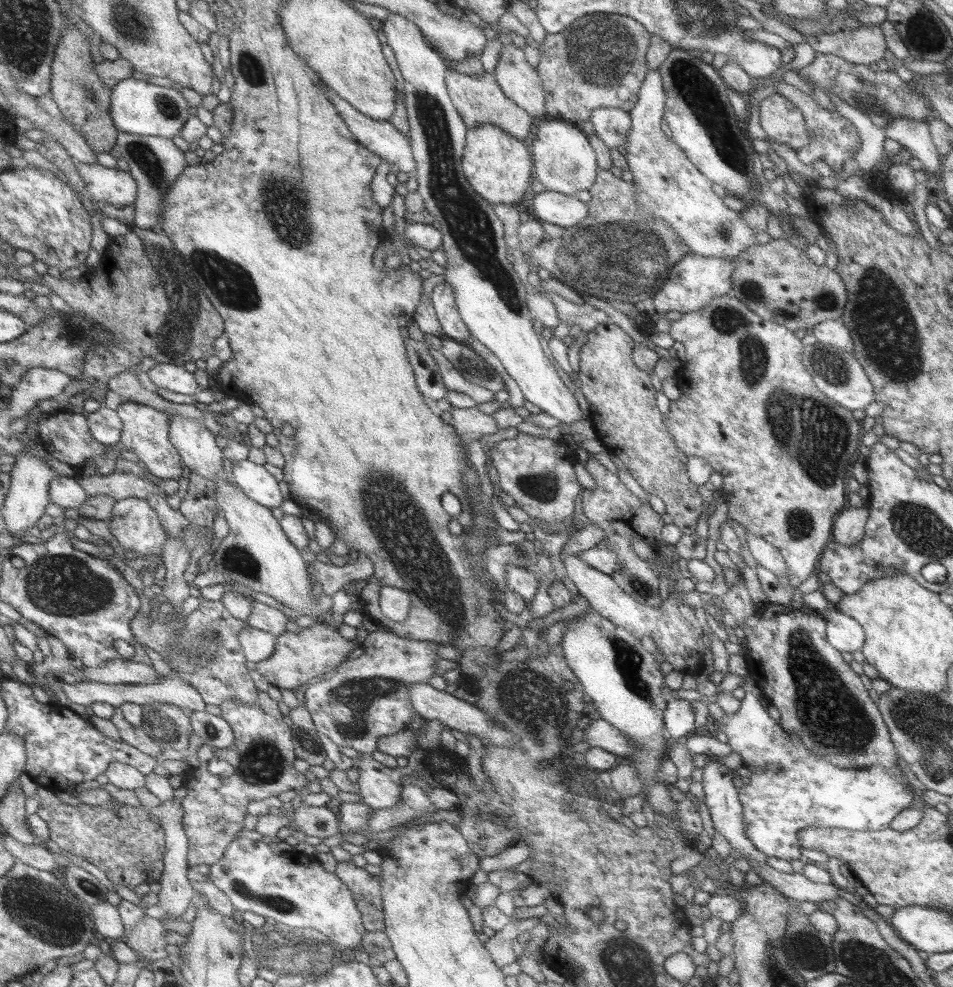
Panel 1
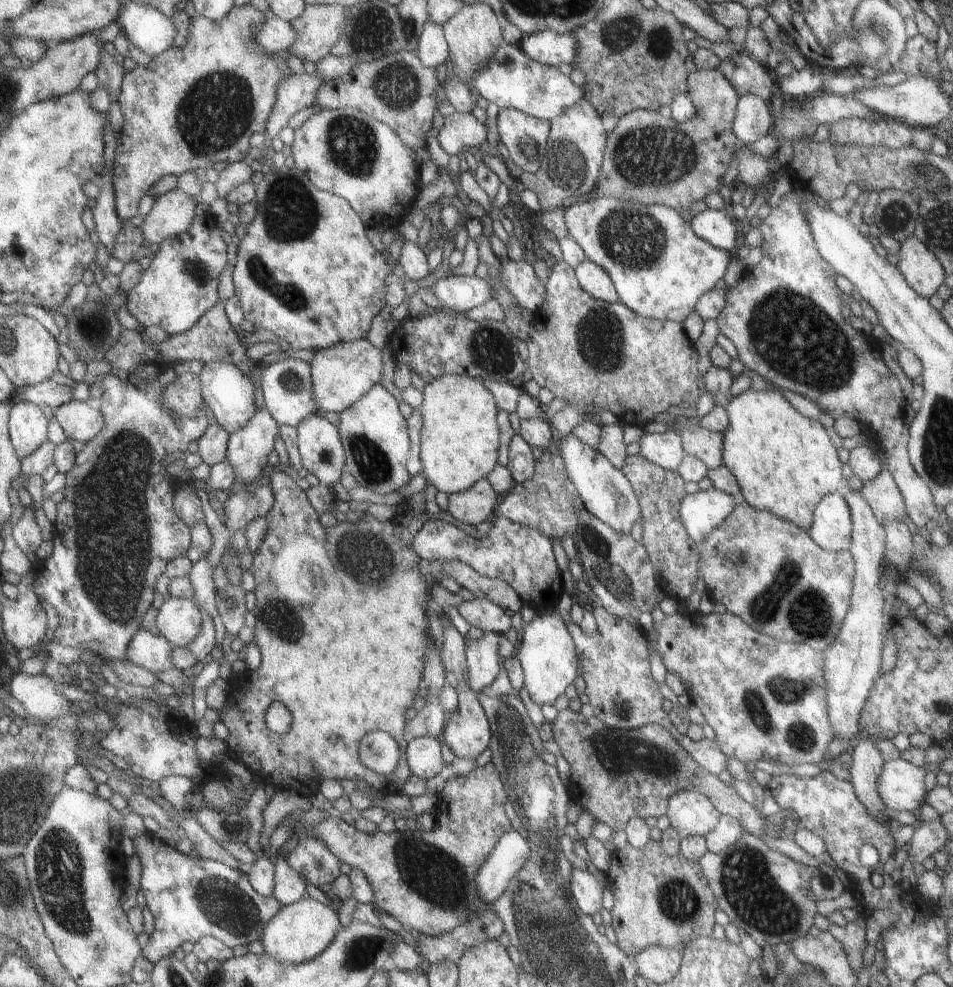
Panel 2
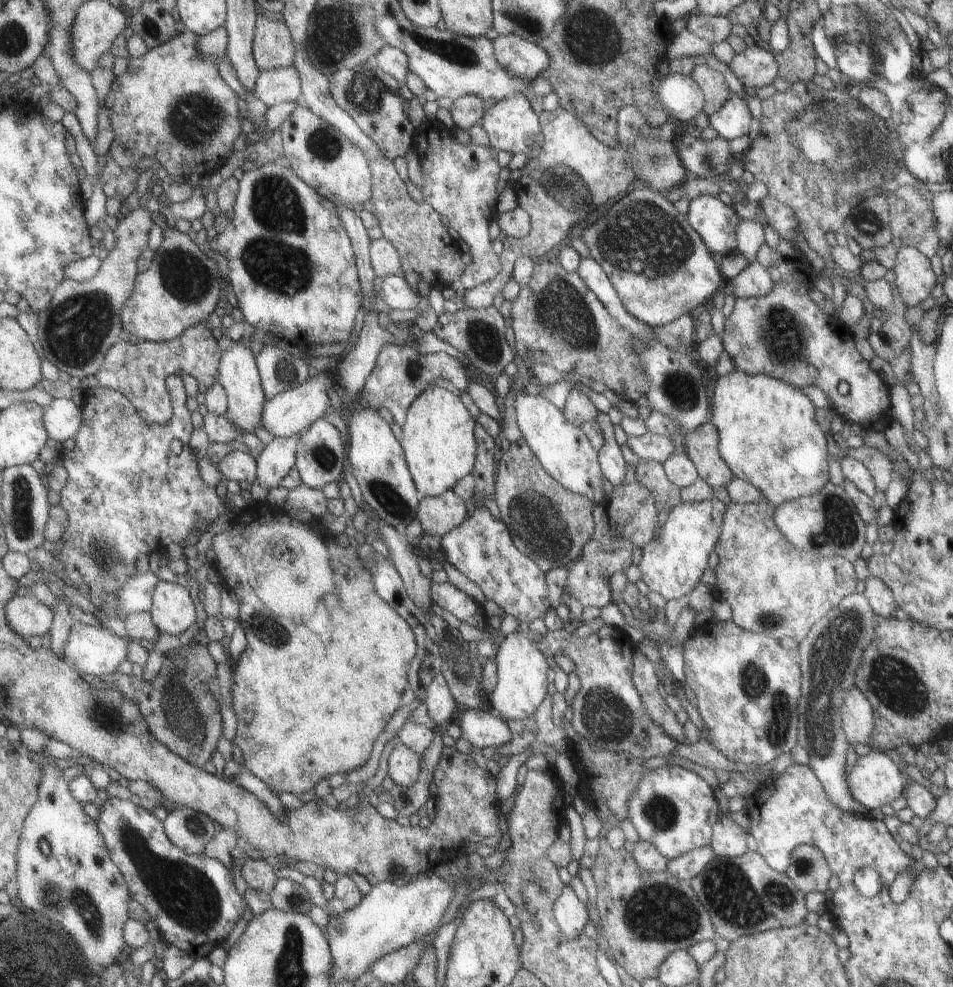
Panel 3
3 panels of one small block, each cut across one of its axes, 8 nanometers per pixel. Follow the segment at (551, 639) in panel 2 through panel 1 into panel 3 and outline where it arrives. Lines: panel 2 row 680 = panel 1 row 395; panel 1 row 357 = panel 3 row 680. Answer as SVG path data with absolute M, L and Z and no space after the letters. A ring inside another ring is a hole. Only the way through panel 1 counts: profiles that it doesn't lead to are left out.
M529 632L509 633L499 643L499 648L492 658L497 668L497 682L486 695L491 706L490 711L505 721L531 717L547 694L546 674L549 670L547 656L537 648L536 638Z

